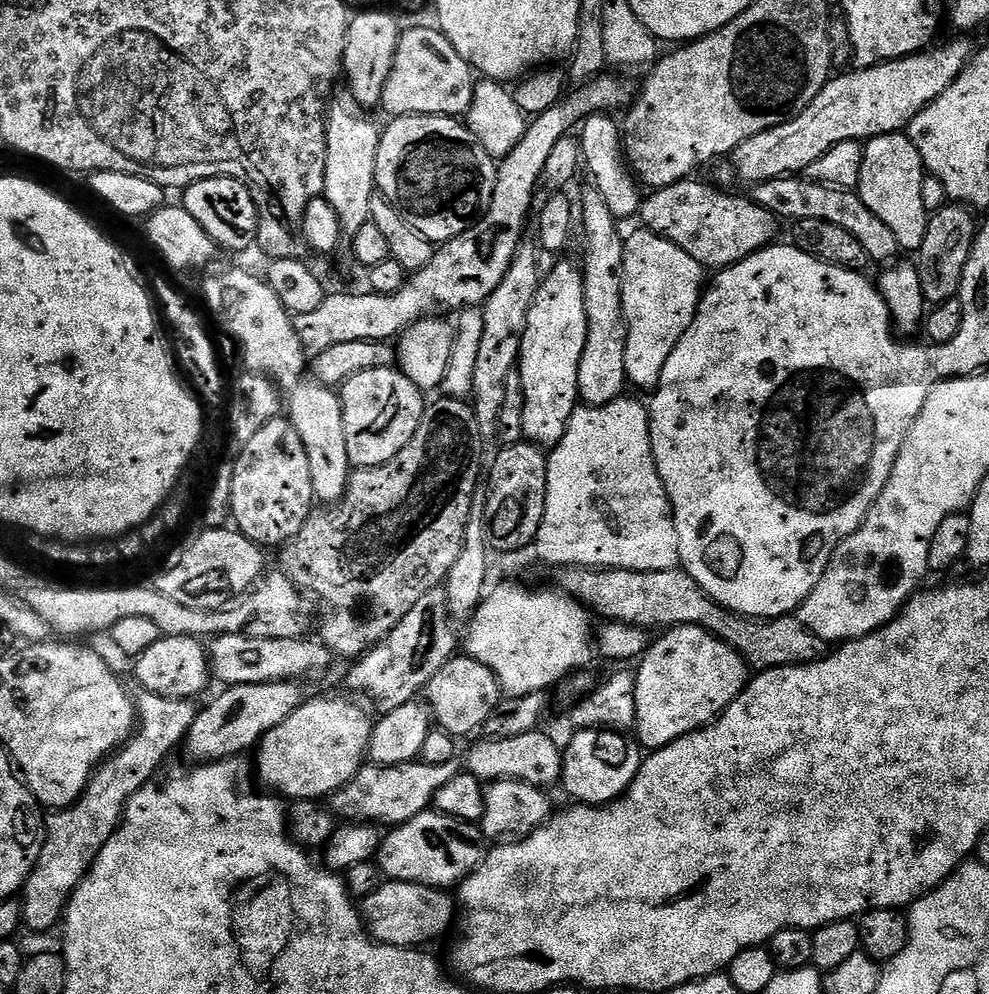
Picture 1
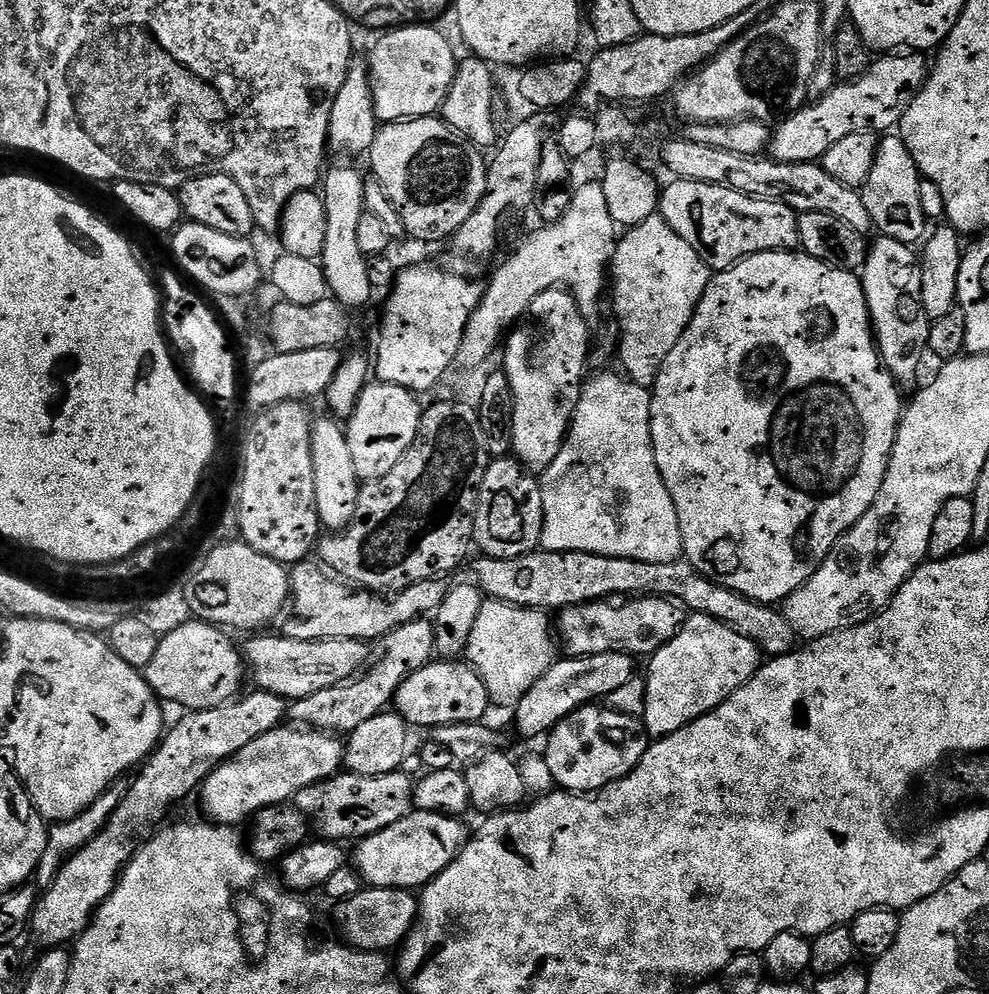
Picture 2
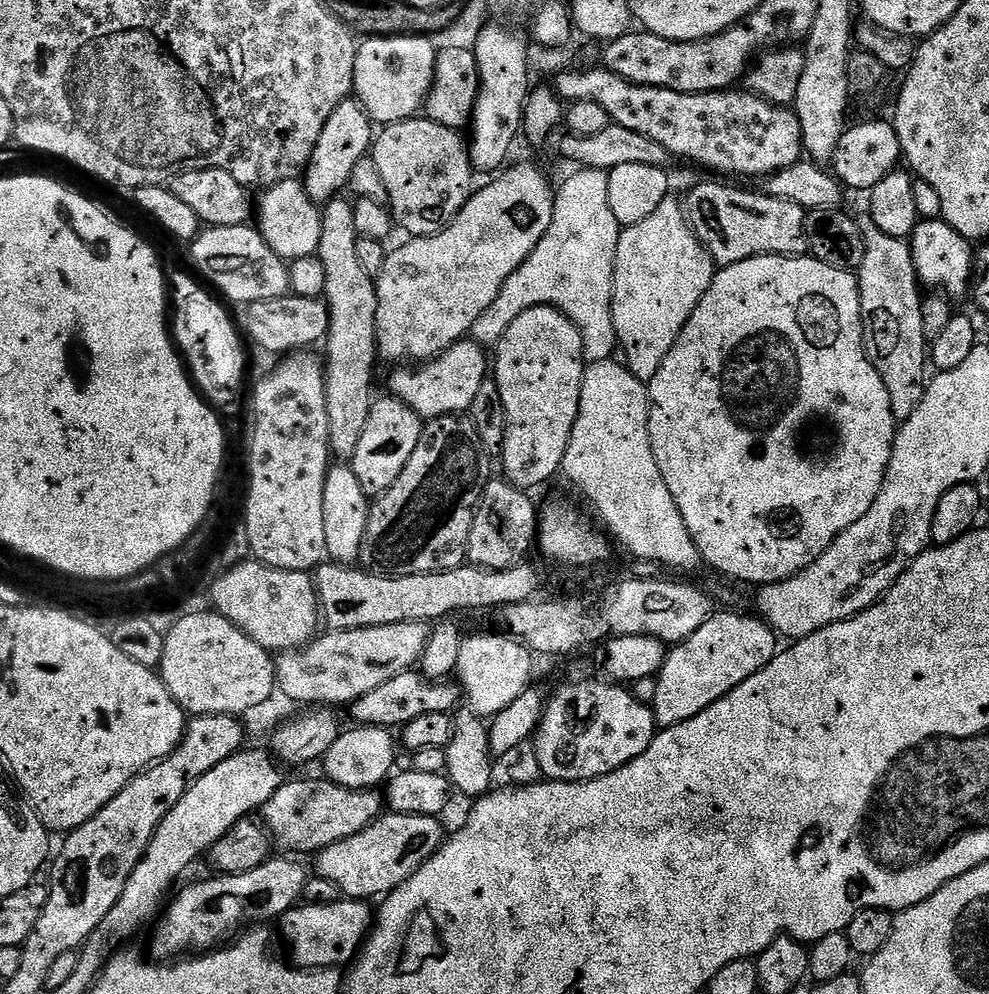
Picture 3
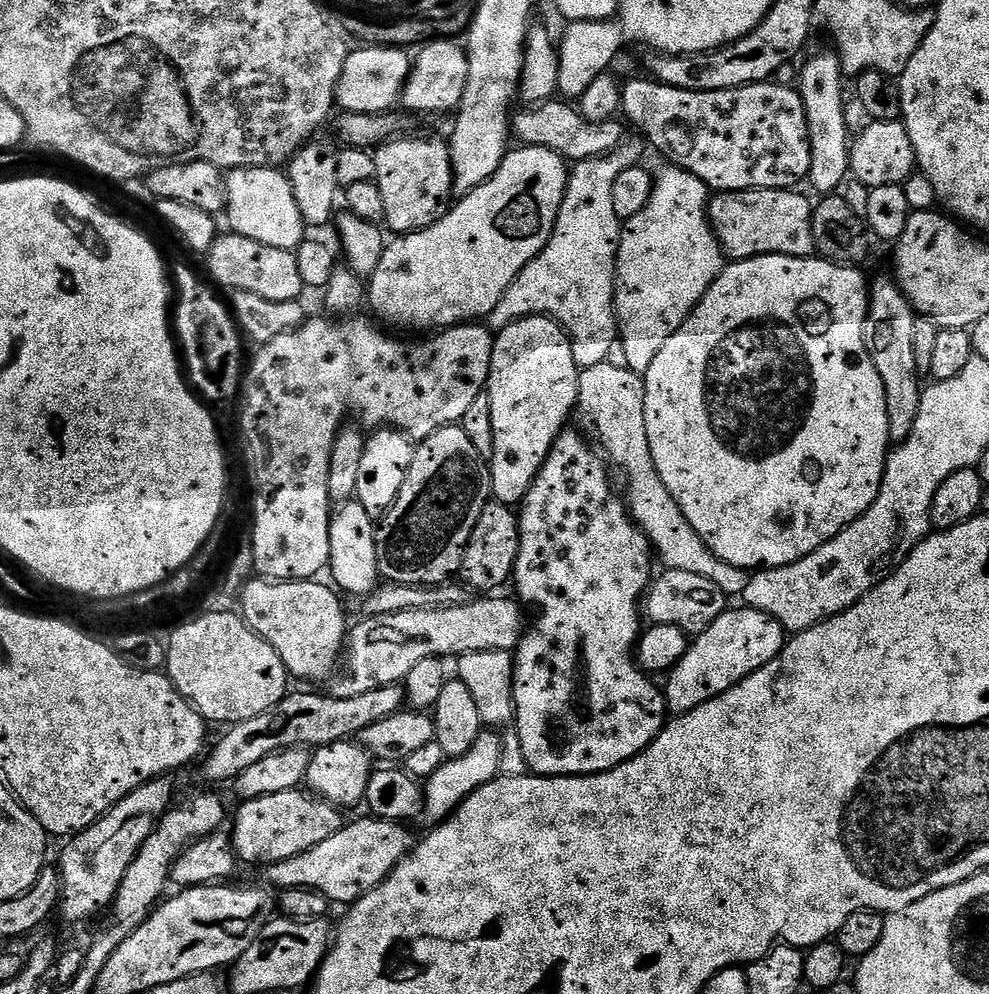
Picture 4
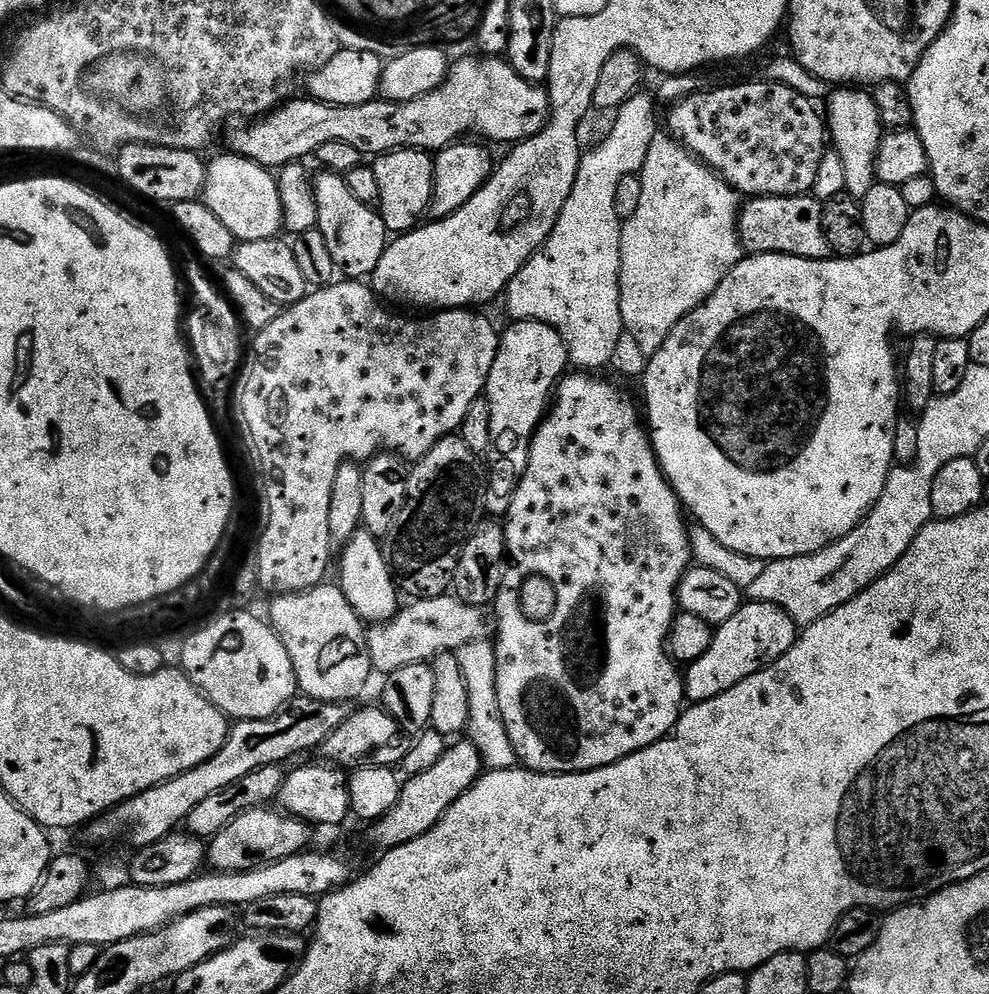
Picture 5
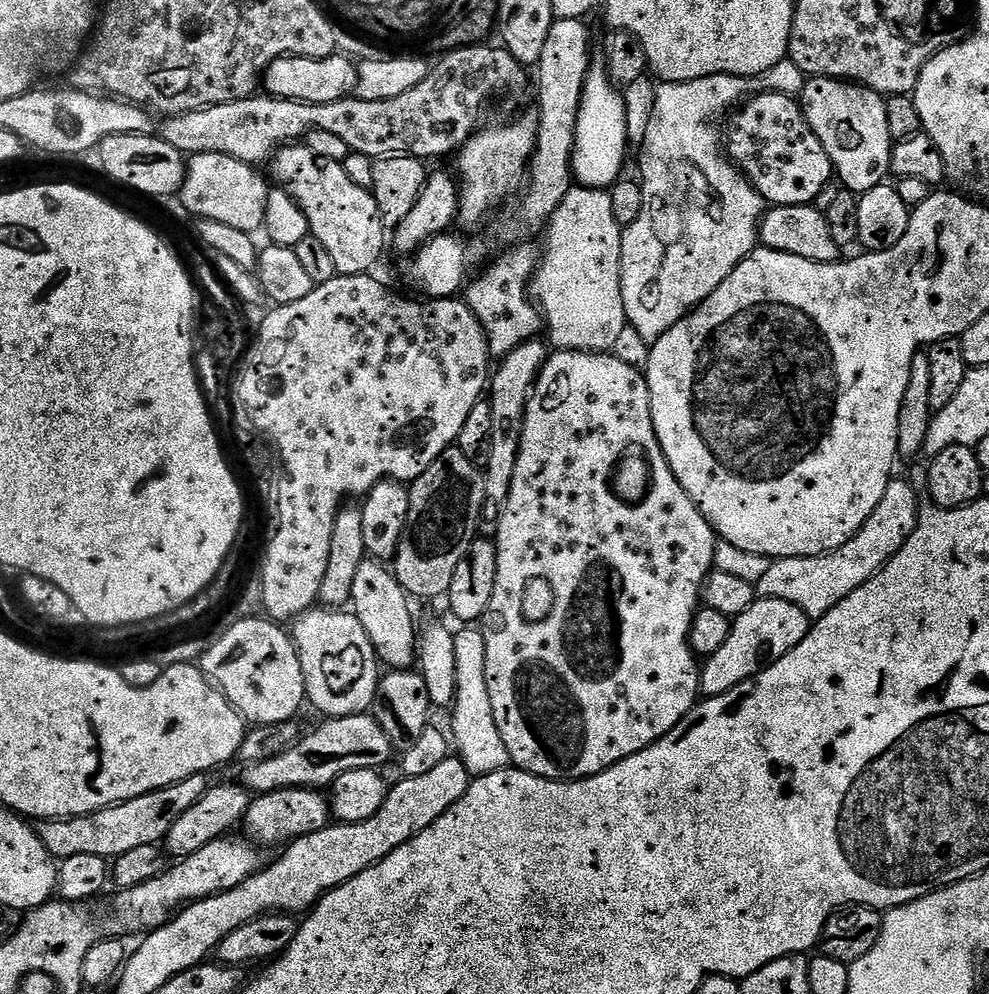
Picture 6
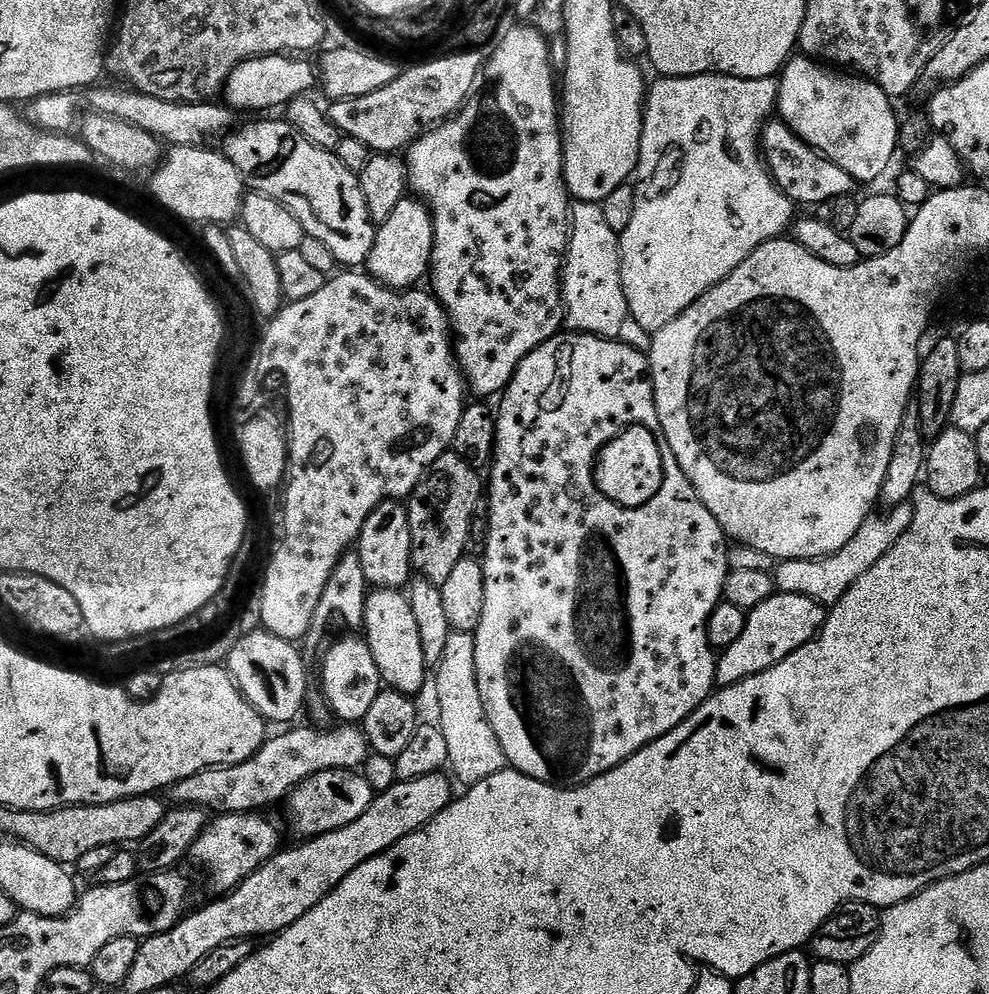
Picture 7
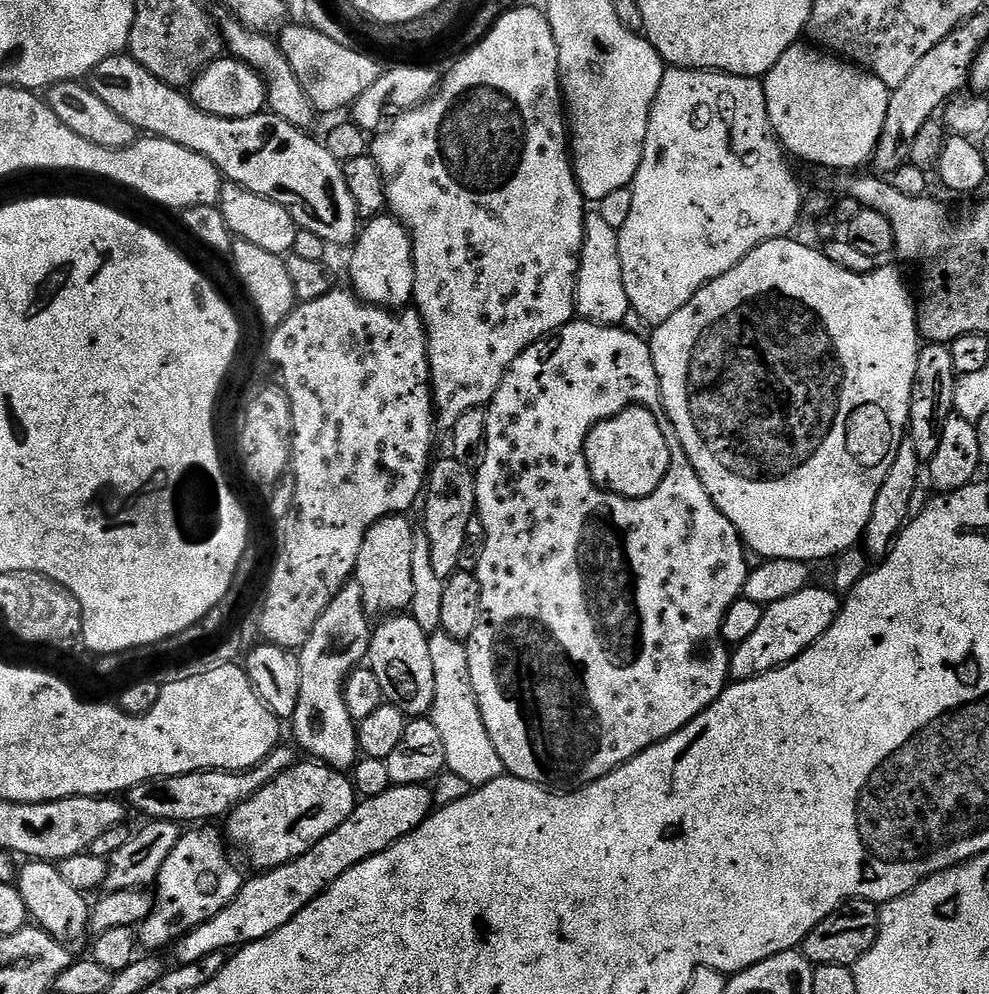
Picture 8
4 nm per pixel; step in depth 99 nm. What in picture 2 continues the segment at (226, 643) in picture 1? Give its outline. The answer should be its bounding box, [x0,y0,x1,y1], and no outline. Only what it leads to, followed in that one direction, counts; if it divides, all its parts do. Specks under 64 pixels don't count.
[242,634,369,702]

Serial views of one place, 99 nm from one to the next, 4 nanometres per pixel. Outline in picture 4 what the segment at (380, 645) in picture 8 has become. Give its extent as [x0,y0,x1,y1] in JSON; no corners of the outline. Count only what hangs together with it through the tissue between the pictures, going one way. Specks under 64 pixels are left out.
[330,498,381,598]

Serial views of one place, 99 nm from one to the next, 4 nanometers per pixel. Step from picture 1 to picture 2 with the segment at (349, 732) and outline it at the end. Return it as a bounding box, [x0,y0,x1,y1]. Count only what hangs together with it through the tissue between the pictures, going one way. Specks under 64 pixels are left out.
[198,726,344,826]

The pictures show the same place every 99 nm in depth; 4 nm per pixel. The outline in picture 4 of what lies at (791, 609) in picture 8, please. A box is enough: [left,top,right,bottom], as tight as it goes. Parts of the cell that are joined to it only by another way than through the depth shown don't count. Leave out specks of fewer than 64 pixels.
[666,607,786,714]

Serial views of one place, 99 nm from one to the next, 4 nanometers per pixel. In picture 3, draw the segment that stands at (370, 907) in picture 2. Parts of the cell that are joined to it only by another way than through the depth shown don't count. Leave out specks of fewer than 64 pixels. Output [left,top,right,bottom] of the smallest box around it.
[278,898,374,970]

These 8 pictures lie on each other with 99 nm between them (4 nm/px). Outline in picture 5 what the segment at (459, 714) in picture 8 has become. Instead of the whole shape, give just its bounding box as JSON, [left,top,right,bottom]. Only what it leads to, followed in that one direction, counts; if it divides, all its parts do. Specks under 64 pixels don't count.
[456,638,517,772]

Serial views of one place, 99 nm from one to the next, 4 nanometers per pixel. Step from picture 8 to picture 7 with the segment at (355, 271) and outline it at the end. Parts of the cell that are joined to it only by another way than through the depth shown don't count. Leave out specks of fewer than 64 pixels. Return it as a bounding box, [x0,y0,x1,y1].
[366,198,434,290]

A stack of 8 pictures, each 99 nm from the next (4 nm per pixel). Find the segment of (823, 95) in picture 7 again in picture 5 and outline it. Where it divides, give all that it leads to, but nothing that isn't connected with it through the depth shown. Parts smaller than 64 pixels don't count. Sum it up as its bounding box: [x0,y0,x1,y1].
[826,86,882,201]

